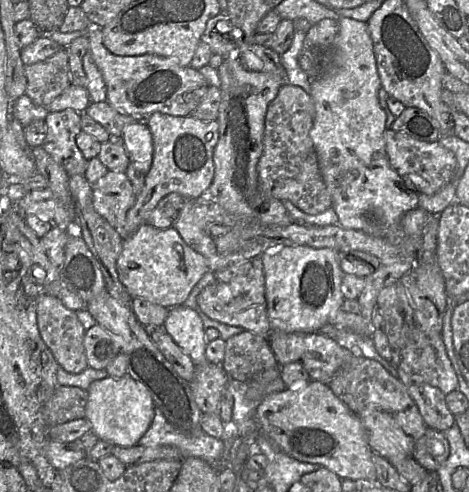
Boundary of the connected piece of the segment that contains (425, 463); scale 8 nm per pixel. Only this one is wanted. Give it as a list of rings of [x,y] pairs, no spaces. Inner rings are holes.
[[[428,428],[414,446],[412,456],[428,472],[435,472],[448,458],[449,443],[443,432]]]

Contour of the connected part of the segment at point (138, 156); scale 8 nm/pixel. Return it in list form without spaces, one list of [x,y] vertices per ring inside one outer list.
[[[136,121],[127,124],[120,138],[134,166],[142,174],[147,174],[152,164],[153,142],[145,122]]]

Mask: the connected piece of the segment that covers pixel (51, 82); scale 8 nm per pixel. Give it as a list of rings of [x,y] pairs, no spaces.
[[[62,47],[43,61],[24,65],[24,73],[27,80],[25,93],[34,104],[47,106],[71,85],[67,48]]]

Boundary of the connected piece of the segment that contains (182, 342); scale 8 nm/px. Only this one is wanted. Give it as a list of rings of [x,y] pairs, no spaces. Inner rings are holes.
[[[184,305],[170,308],[163,329],[195,365],[209,362],[205,355],[208,344],[205,339],[205,328],[193,309]]]

